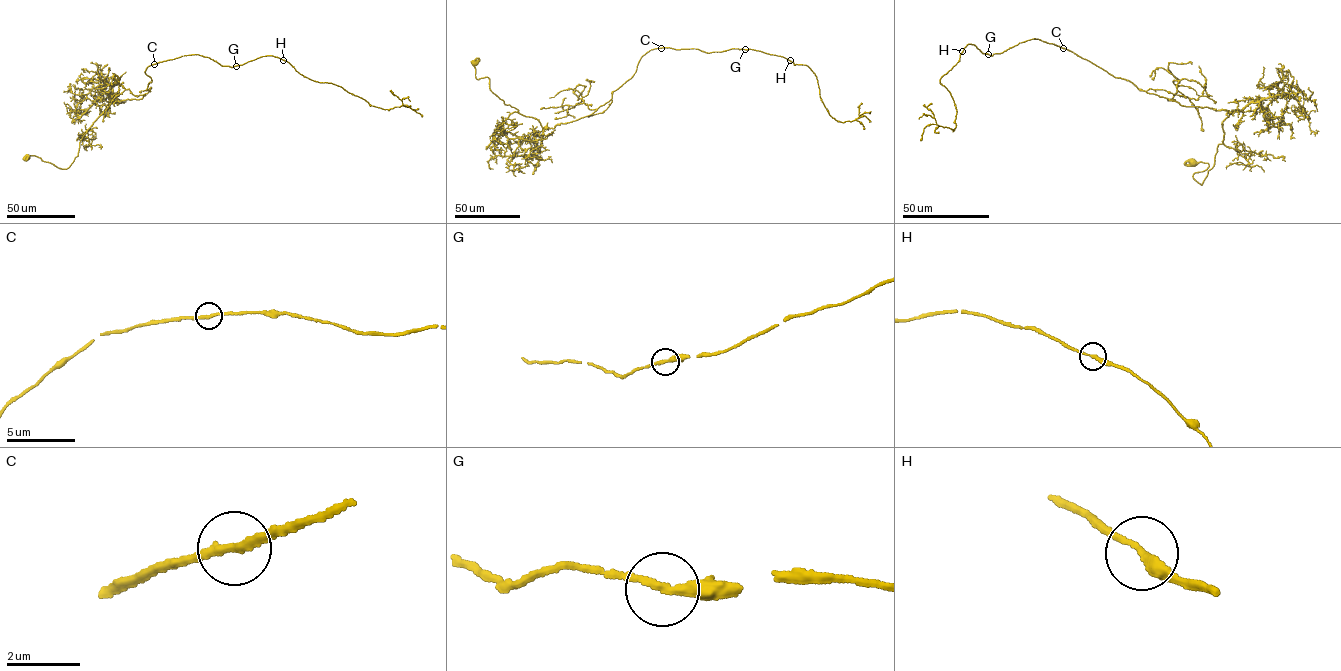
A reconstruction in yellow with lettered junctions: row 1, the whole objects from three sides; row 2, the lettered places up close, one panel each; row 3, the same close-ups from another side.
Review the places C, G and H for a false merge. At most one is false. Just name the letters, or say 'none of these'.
none of these

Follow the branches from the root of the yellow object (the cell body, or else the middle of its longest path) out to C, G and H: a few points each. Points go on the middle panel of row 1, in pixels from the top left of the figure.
C: (474, 62), (476, 78), (489, 77), (504, 104), (554, 128), (608, 102), (641, 57), (661, 47)
G: (474, 62), (476, 78), (489, 77), (504, 104), (554, 128), (608, 102), (652, 49), (745, 49)
H: (474, 62), (476, 78), (489, 77), (504, 104), (554, 128), (608, 102), (652, 49), (753, 49), (790, 60)

